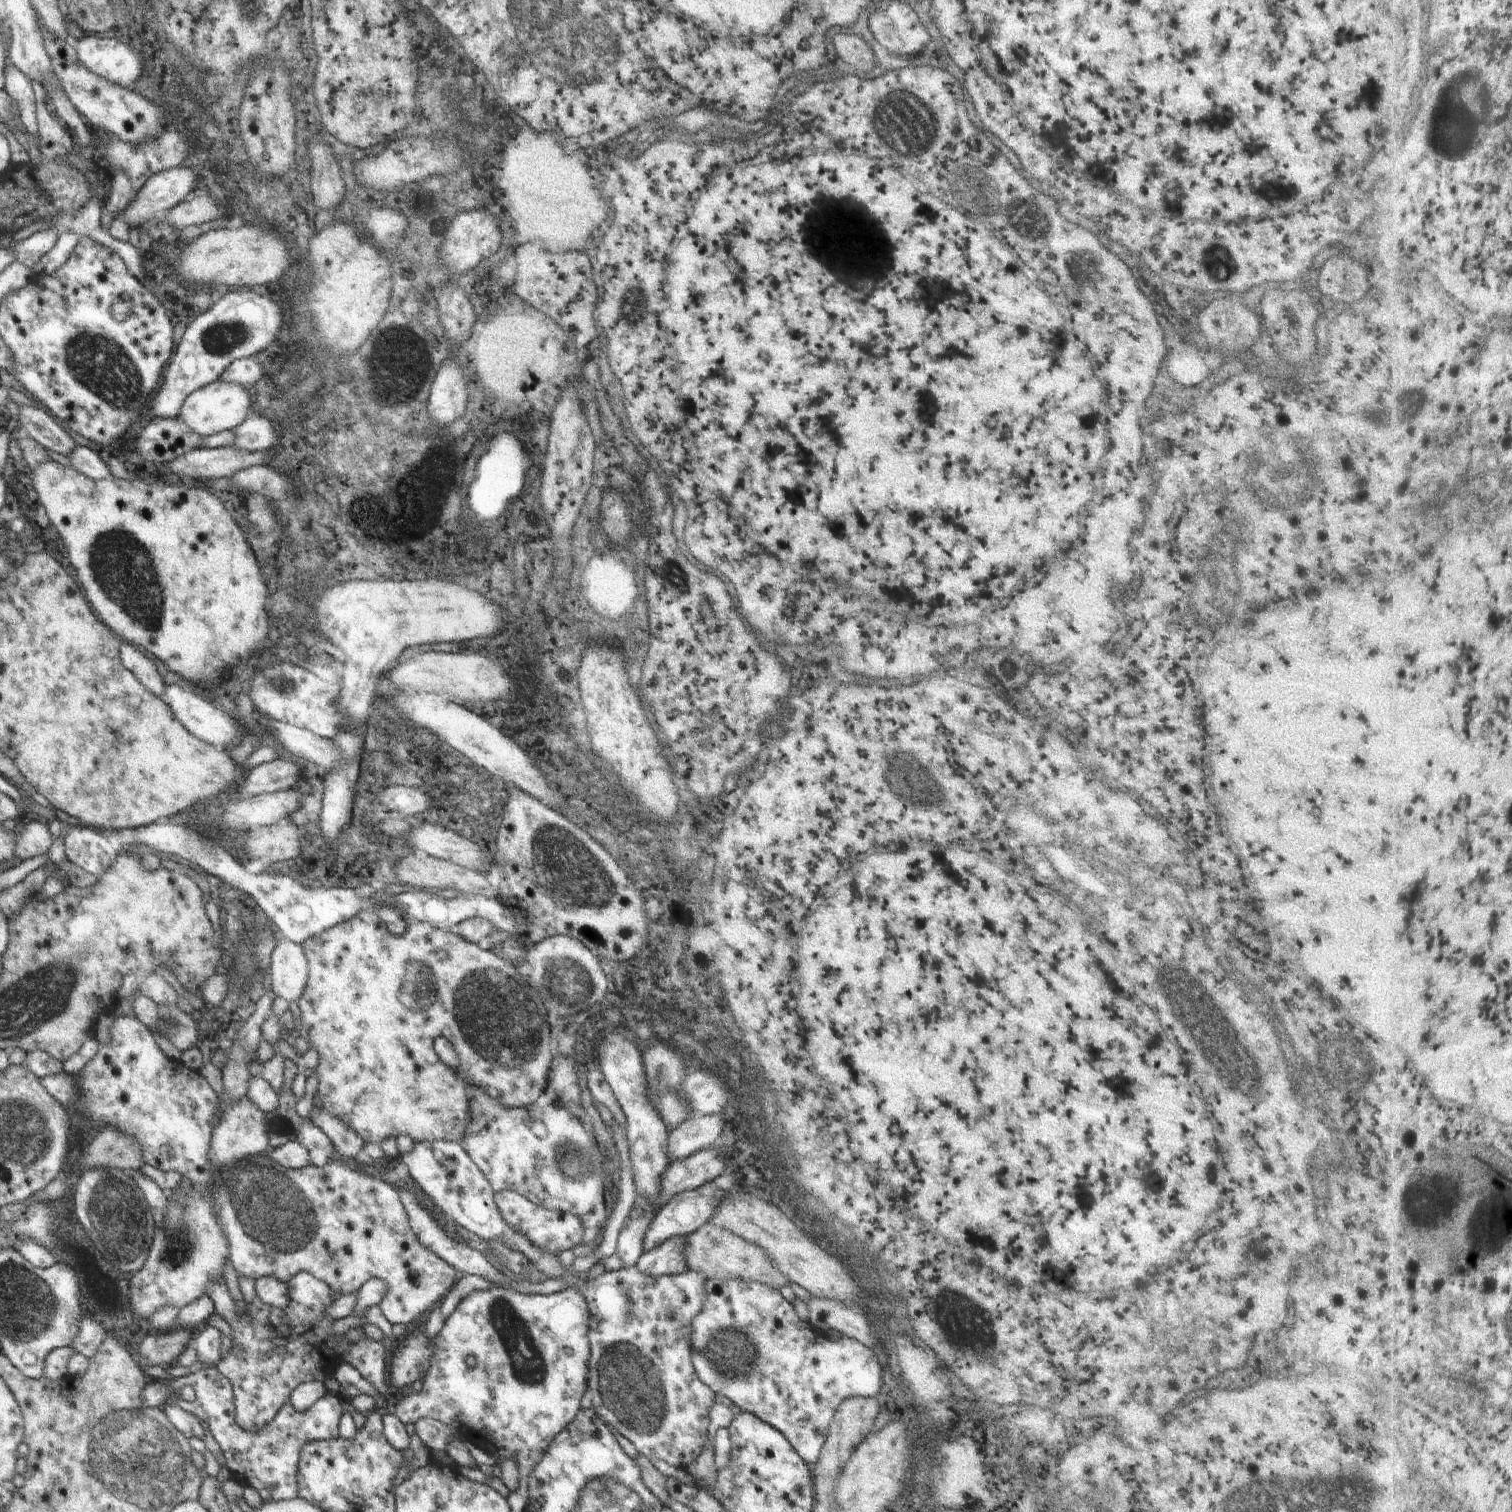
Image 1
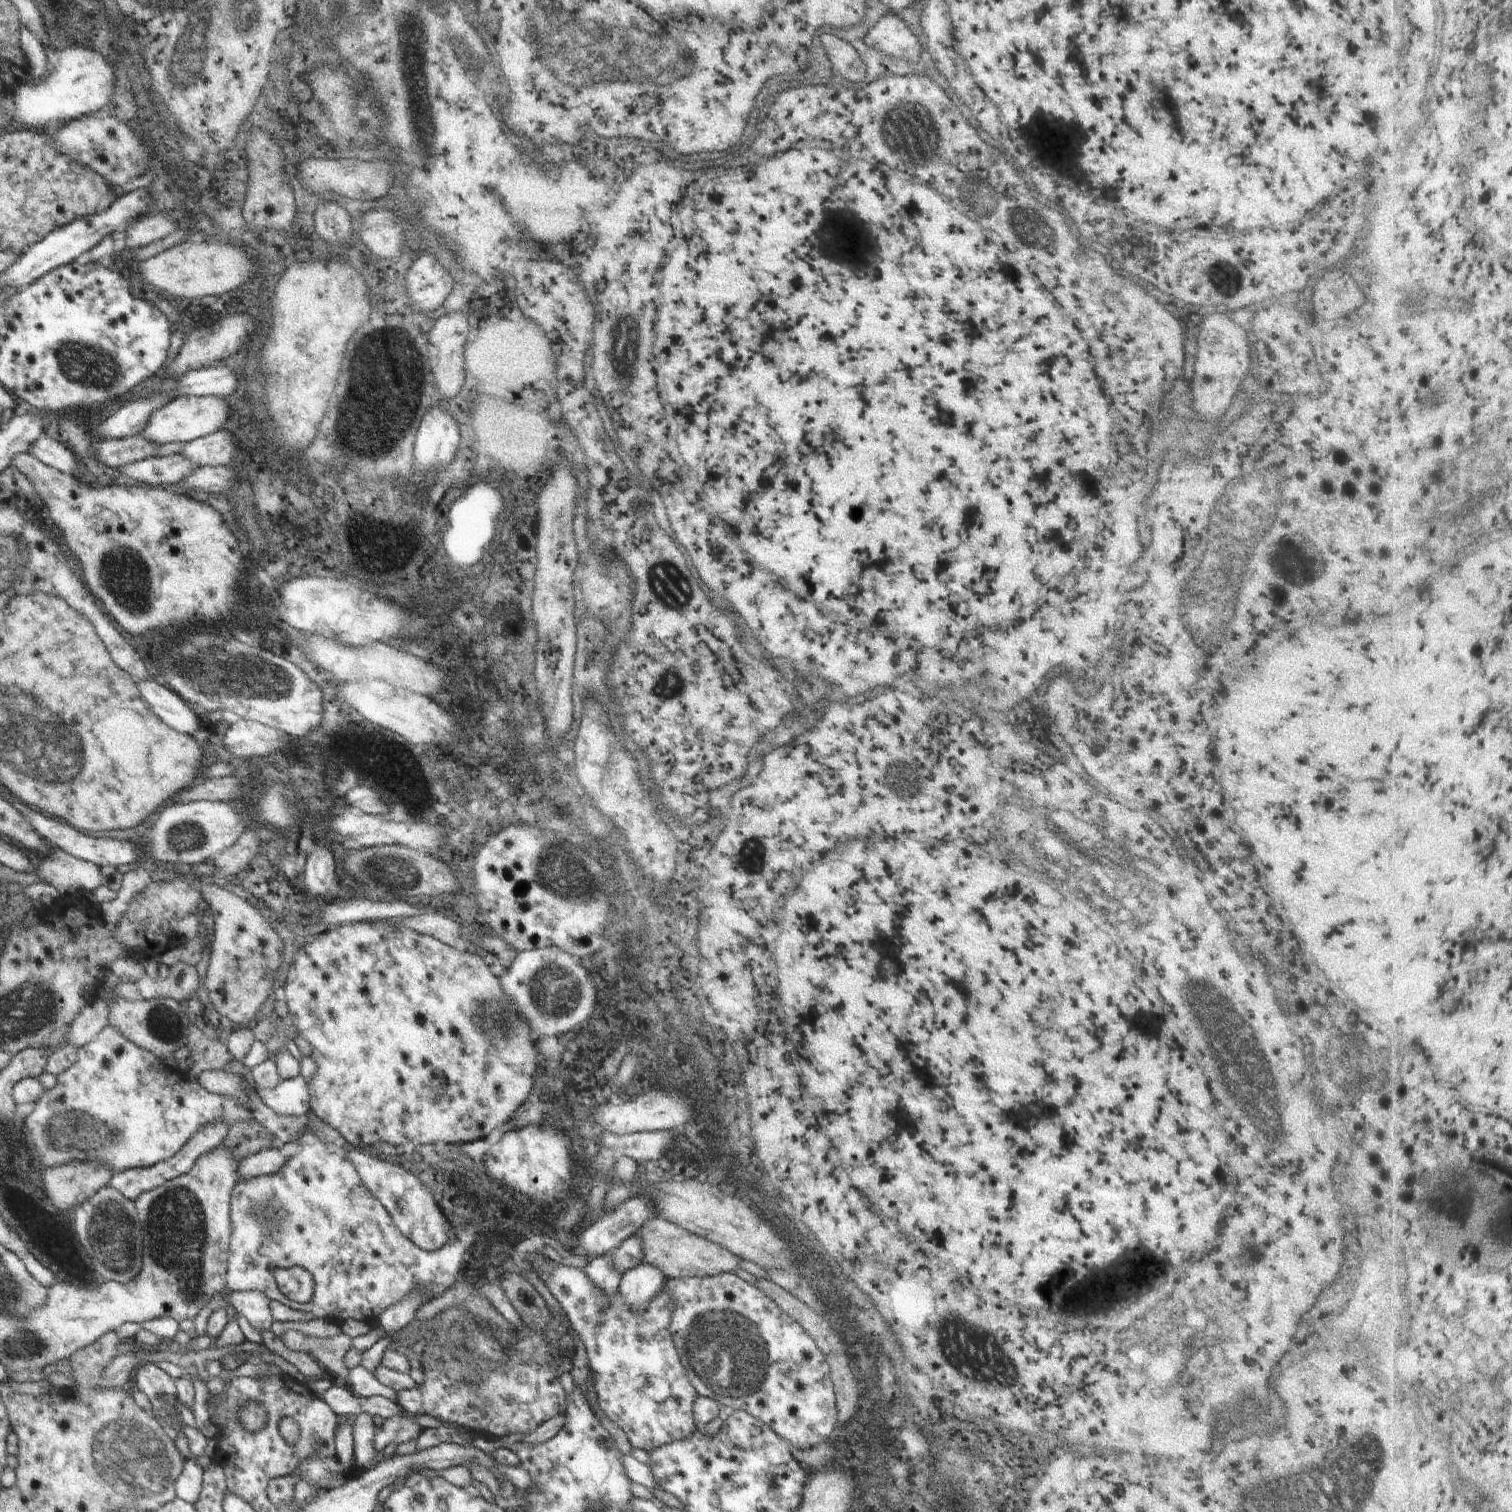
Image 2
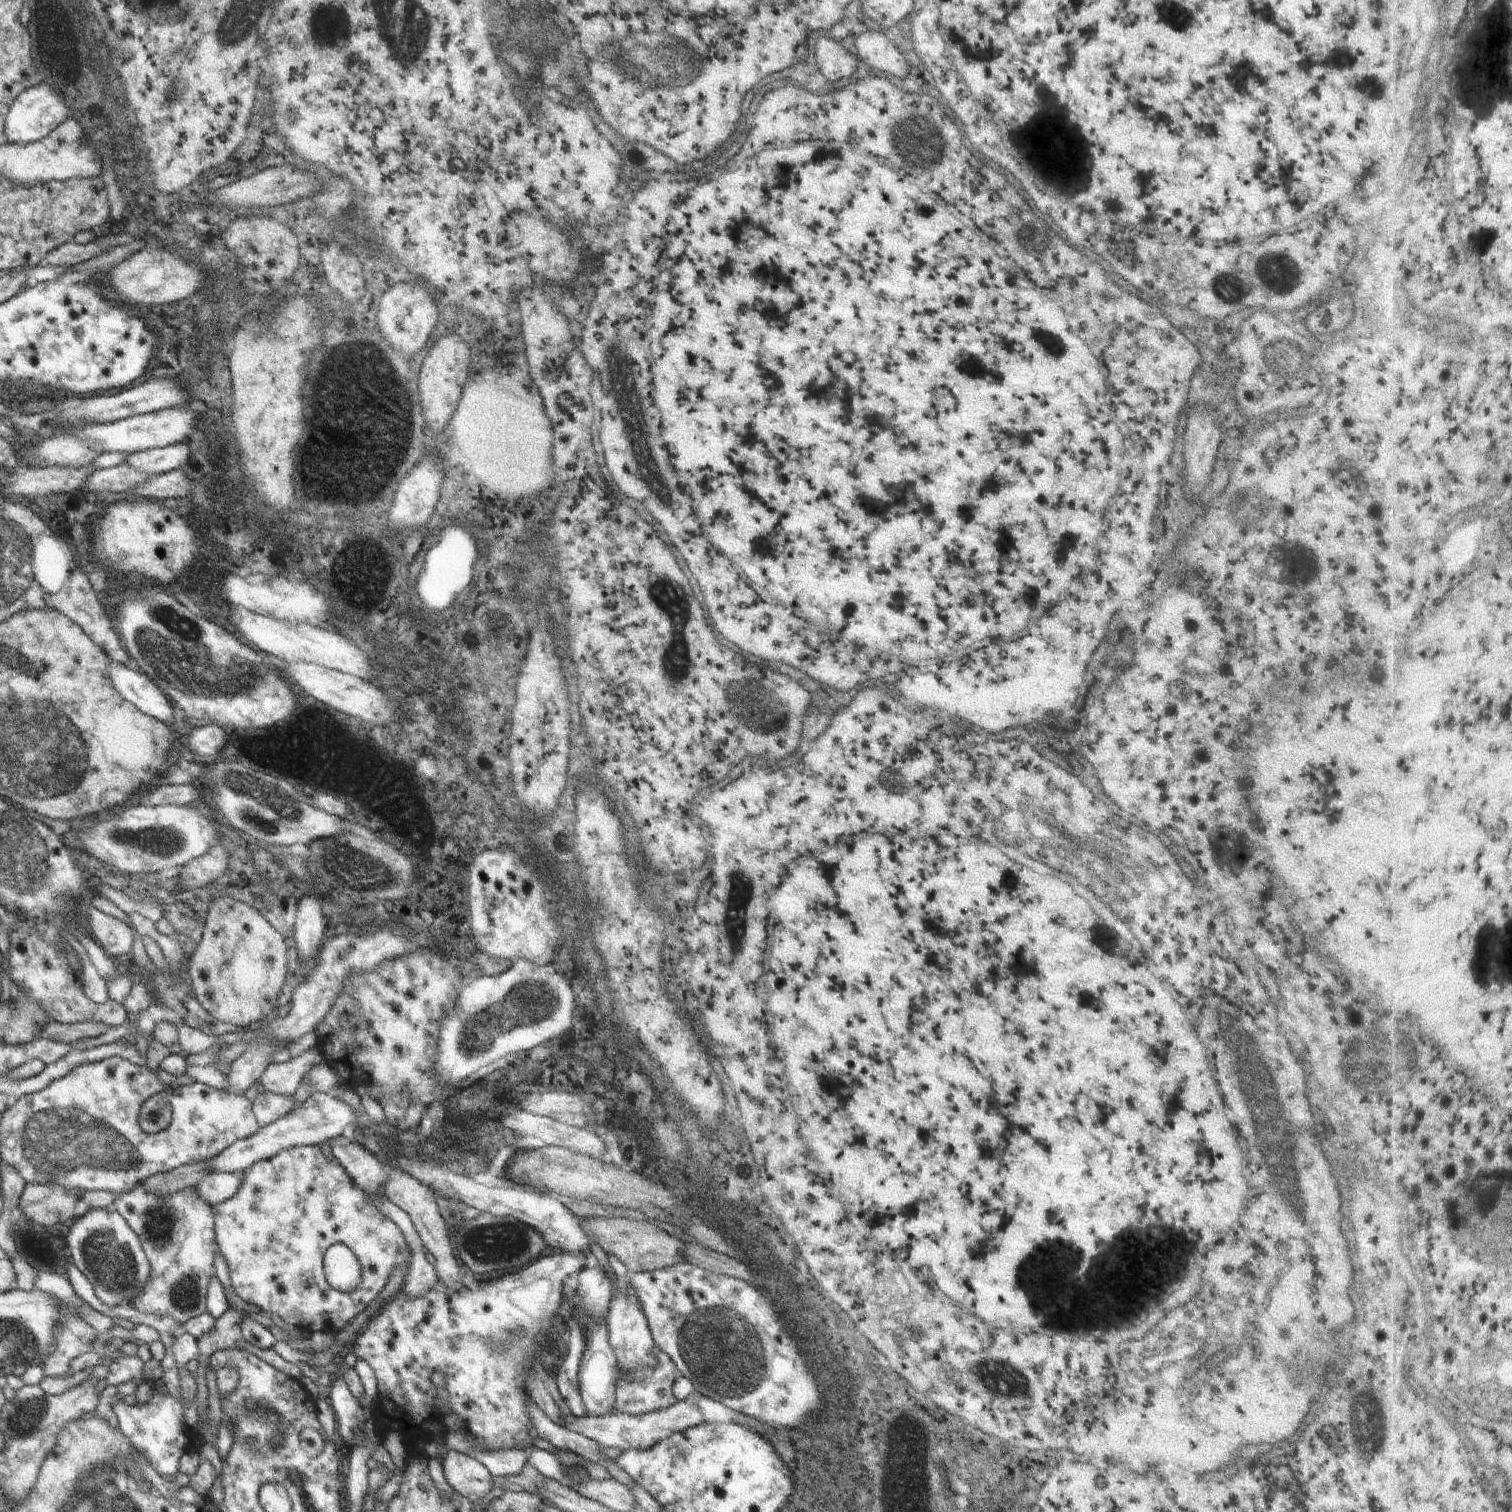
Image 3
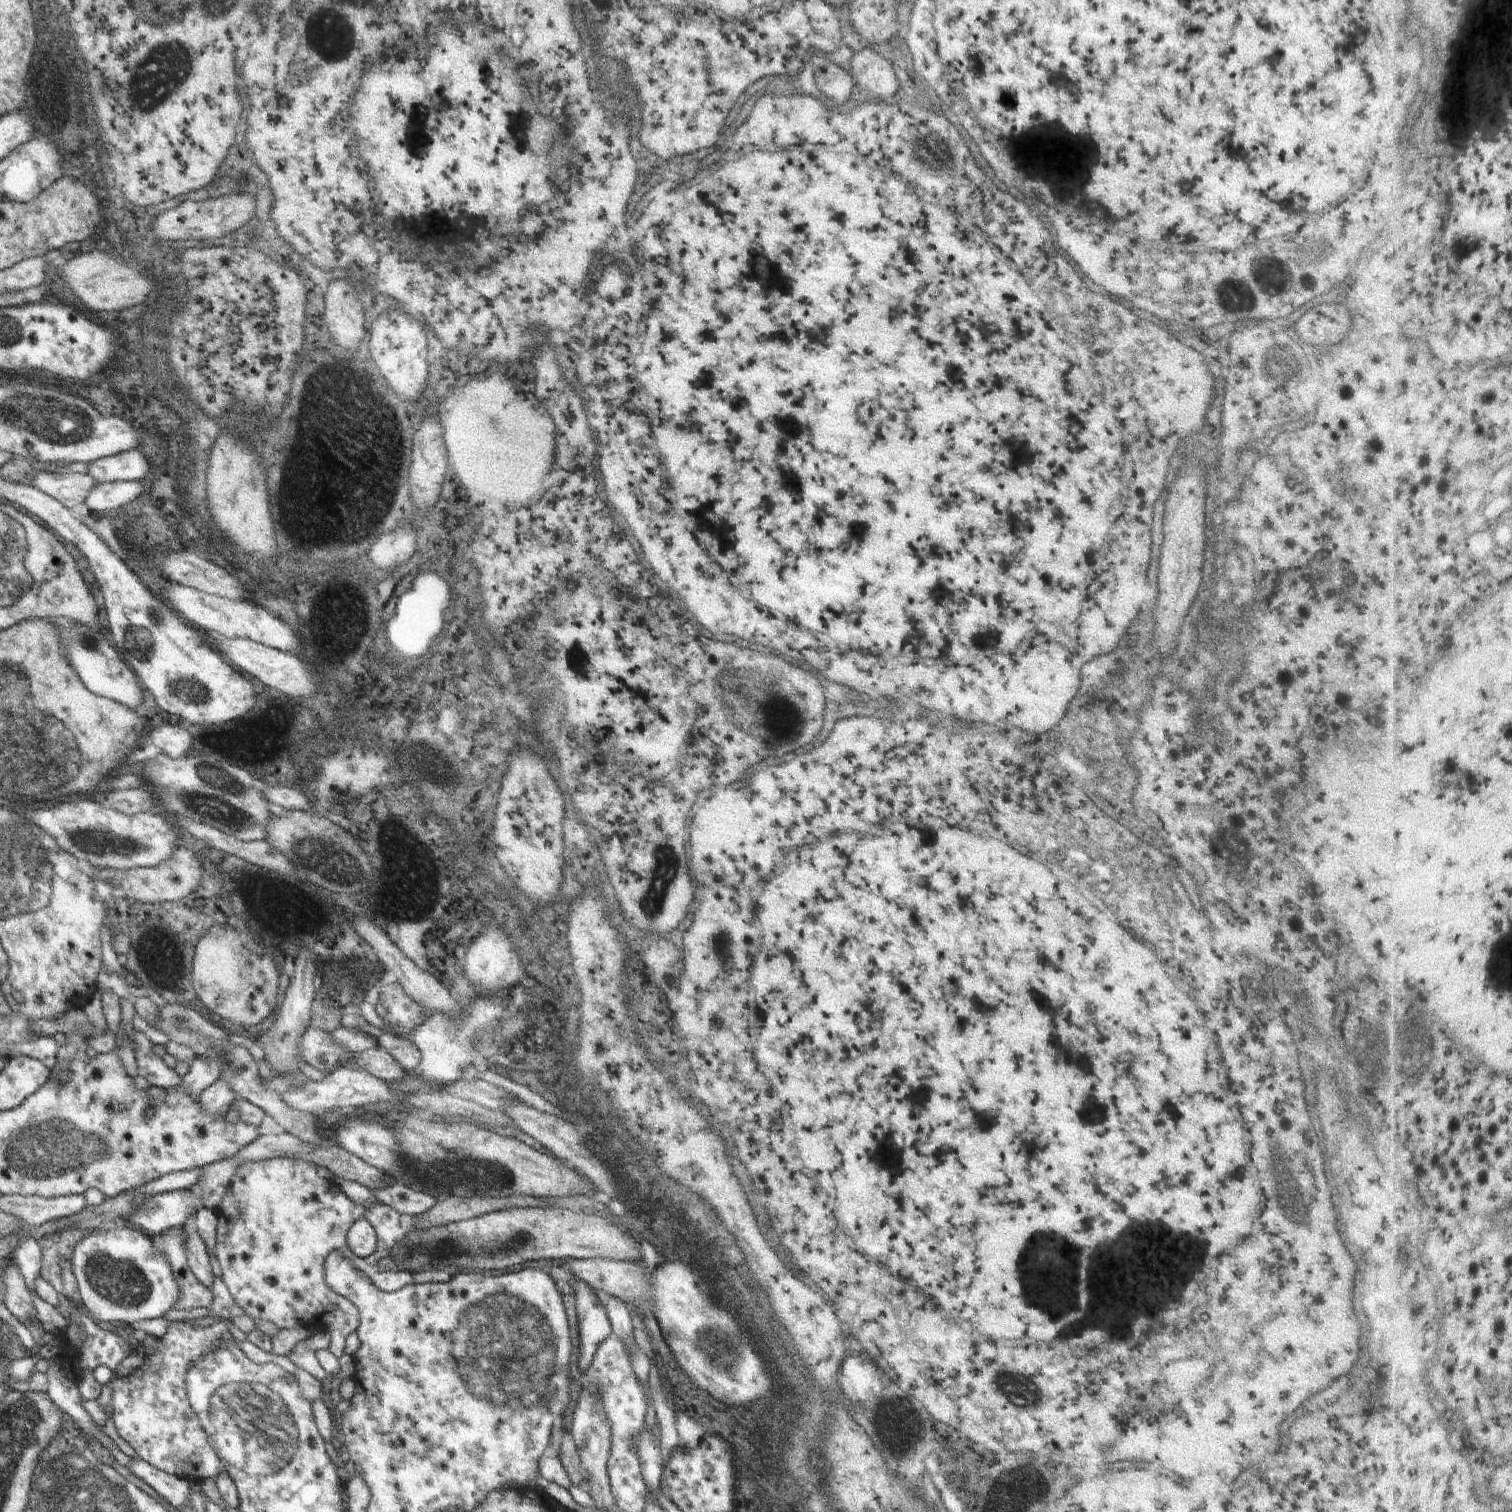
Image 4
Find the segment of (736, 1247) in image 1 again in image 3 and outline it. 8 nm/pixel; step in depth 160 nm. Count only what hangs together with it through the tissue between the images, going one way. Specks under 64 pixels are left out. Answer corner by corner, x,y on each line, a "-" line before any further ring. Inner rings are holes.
590,1217
586,1222
583,1219
580,1218
581,1227
588,1238
590,1235
596,1236
603,1250
610,1251
630,1272
657,1271
678,1263
686,1263
684,1241
670,1235
654,1222
633,1221
620,1217

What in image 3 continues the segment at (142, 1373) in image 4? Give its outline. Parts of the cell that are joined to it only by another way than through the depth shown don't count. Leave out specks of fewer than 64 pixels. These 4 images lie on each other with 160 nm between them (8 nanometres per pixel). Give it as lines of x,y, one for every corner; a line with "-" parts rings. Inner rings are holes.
193,1366
179,1369
182,1401
172,1398
169,1394
161,1396
154,1391
154,1397
148,1404
127,1405
122,1400
116,1401
112,1406
116,1418
118,1418
118,1428
129,1438
129,1441
136,1447
154,1467
156,1472
163,1474
178,1473
178,1460
187,1452
199,1452
198,1442
202,1441
201,1435
196,1429
184,1424
183,1403
195,1397
197,1384
194,1377

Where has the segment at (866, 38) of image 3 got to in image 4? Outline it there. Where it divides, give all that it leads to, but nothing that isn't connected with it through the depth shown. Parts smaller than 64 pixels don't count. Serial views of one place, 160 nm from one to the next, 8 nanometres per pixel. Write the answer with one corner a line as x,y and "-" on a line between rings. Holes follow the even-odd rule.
868,48
854,54
850,72
852,72
854,80
860,86
872,90
878,100
888,100
900,88
898,78
892,70
892,64

